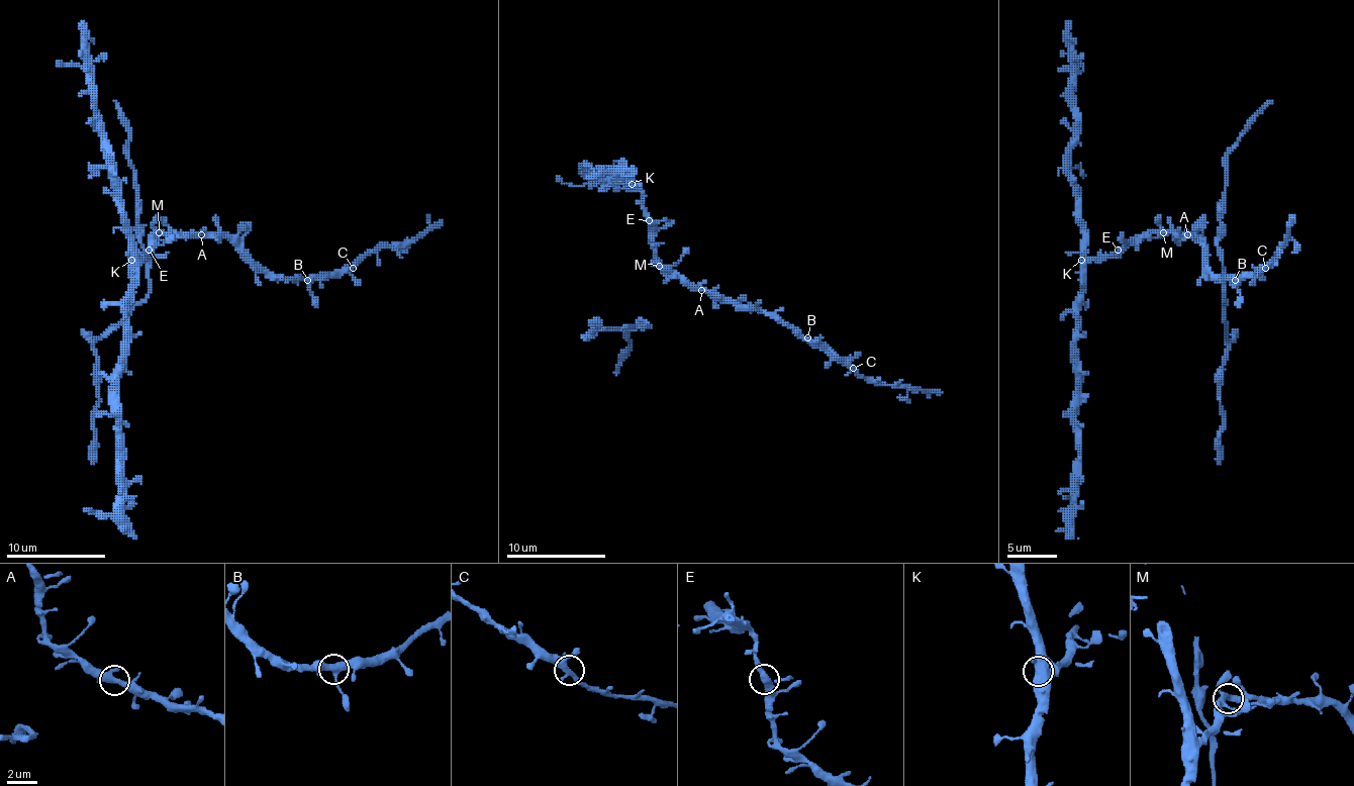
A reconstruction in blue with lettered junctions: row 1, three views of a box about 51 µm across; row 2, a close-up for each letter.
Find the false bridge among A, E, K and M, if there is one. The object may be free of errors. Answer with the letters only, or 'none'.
none

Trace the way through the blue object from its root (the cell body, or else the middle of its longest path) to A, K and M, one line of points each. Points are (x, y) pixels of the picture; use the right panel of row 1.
A: (1150, 232), (1187, 235)
K: (1150, 232), (1136, 235), (1116, 253), (1081, 260)
M: (1150, 232), (1163, 232)

